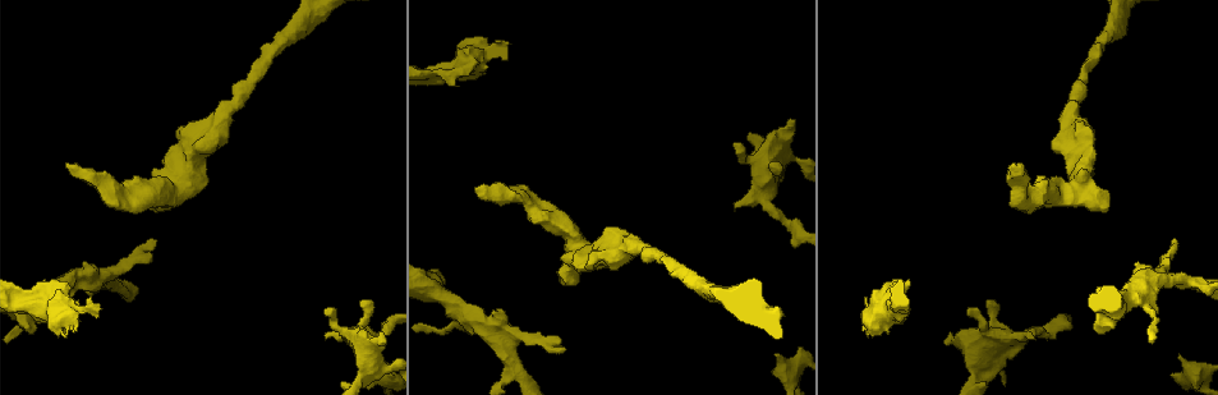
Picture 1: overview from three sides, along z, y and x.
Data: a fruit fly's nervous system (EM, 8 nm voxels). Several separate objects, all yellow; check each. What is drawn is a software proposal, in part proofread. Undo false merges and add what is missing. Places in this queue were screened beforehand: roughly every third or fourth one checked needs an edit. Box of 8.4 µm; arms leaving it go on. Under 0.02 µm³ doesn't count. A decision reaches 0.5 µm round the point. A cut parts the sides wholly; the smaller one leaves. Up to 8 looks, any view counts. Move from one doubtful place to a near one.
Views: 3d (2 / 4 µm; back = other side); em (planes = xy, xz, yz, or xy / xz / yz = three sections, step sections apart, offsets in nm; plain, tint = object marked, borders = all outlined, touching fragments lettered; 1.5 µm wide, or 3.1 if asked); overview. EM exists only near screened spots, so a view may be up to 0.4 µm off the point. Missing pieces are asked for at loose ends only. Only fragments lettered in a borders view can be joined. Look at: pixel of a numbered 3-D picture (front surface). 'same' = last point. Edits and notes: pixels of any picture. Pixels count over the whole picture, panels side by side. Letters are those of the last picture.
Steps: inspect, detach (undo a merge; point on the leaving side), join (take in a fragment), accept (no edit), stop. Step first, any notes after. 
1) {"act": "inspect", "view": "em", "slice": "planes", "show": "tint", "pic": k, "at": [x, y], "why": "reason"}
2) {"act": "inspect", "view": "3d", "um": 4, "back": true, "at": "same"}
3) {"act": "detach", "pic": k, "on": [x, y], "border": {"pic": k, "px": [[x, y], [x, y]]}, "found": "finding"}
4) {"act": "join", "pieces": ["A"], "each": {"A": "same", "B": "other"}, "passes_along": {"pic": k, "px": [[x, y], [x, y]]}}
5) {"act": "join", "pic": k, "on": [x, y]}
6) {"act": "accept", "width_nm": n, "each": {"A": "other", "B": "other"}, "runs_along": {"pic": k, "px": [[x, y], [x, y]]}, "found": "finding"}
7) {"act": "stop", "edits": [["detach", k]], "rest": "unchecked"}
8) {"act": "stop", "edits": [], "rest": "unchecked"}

{"act": "inspect", "view": "em", "slice": "xz", "step": 8, "show": "tint", "pic": 1, "at": [565, 349], "why": "an open end"}

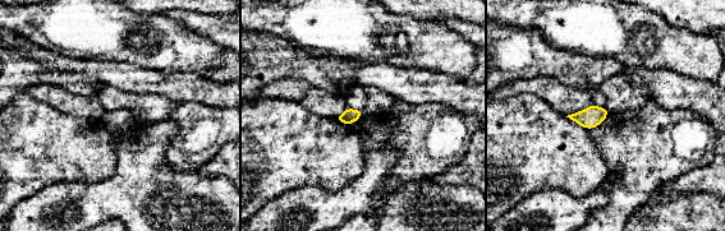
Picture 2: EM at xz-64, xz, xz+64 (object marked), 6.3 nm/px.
{"act": "inspect", "view": "em", "slice": "planes", "show": "borders", "at": "same", "why": "another direction"}

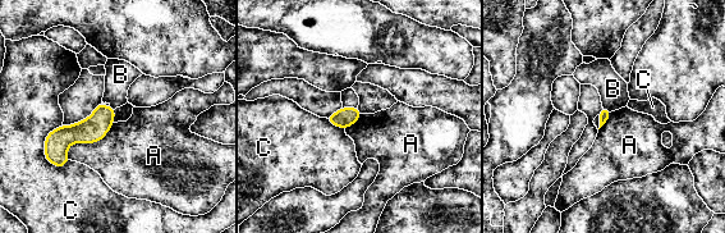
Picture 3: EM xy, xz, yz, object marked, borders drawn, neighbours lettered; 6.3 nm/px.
{"act": "accept", "each": {"A": "other", "B": "other", "C": "other"}, "found": "none of them fits"}

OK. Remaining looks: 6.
{"act": "inspect", "view": "3d", "um": 4, "back": true, "pic": 1, "at": [459, 329], "why": "stops while still wide"}

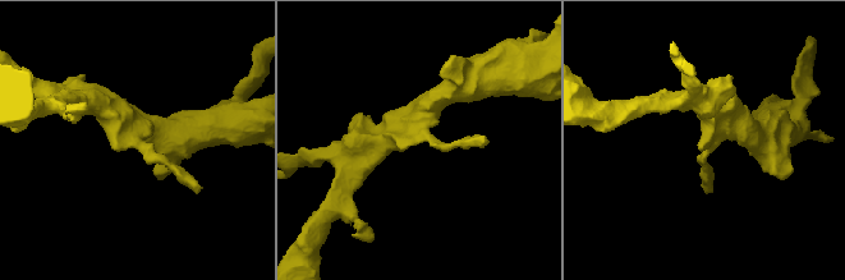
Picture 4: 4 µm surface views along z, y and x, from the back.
{"act": "inspect", "view": "em", "slice": "planes", "show": "borders", "pic": 4, "at": [701, 147]}

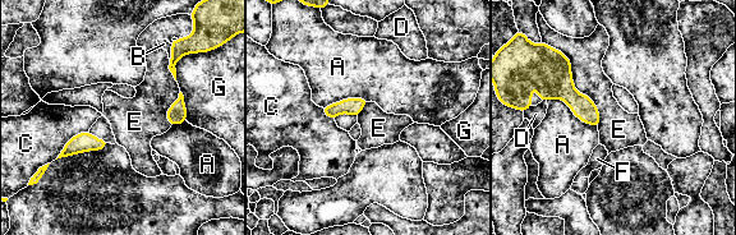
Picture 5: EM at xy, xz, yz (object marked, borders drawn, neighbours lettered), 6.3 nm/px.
{"act": "accept", "longest_contact_nm": ["E", 480], "each": {"A": "other", "B": "other", "C": "other", "D": "other", "E": "other", "F": "other", "G": "other"}, "found": "none of them fits"}

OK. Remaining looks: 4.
{"act": "inspect", "view": "em", "slice": "planes", "show": "tint", "pic": 1, "at": [1093, 160]}

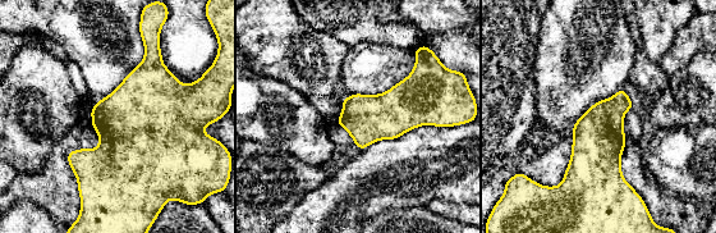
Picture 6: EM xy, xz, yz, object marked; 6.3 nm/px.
{"act": "inspect", "view": "em", "slice": "planes", "show": "borders", "at": "same"}

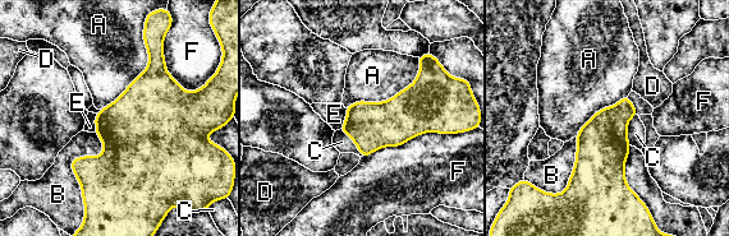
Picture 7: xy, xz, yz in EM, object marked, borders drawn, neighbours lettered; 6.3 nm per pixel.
{"act": "accept", "longest_contact_nm": ["F", 650], "each": {"A": "other", "B": "other", "C": "other", "D": "other", "E": "other", "F": "other"}, "border": {"pic": 7, "px": [[637, 115], [628, 123], [631, 144]]}, "found": "none of them fits"}

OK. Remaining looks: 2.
{"act": "stop", "edits": [], "rest": "unchecked"}

